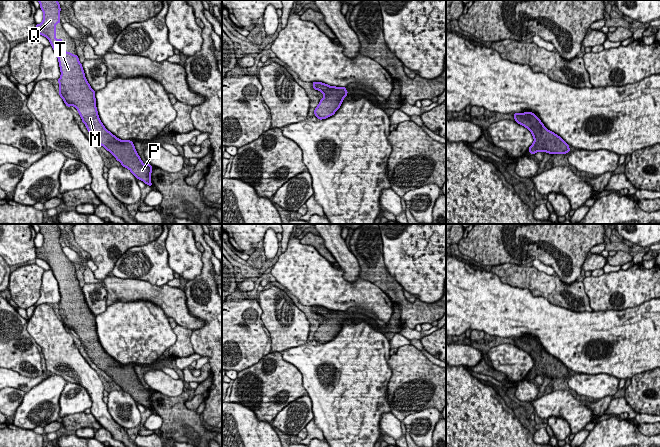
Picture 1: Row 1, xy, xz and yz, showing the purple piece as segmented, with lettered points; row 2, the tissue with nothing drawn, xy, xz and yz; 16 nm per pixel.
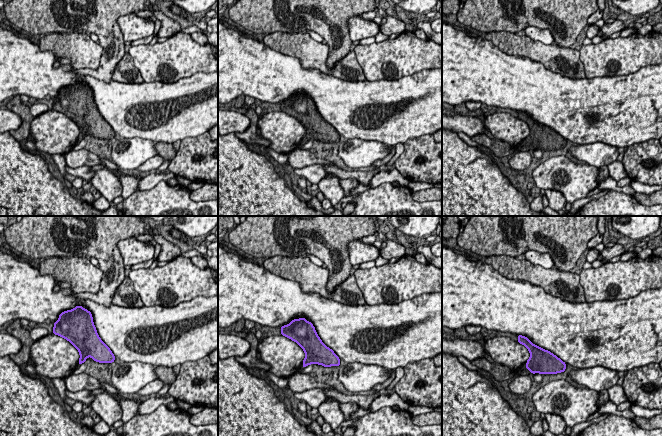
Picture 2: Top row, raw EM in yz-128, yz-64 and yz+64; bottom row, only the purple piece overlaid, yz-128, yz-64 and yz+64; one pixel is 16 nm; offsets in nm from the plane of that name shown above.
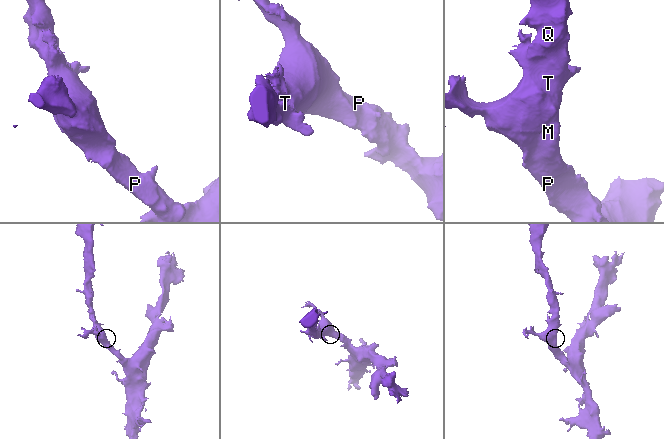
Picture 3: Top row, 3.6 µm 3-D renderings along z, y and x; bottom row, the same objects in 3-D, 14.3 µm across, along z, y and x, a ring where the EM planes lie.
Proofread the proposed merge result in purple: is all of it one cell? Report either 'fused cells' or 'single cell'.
single cell

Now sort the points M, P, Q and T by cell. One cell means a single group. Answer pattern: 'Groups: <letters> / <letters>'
Groups: M P Q T

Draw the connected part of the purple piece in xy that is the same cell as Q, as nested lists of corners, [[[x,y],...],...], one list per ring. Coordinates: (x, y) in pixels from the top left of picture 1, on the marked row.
[[[37,0],[43,11],[43,21],[36,24],[37,34],[46,37],[58,57],[61,76],[59,95],[69,108],[74,106],[85,124],[89,134],[109,151],[121,165],[139,180],[152,187],[152,165],[145,165],[131,140],[121,140],[108,131],[101,122],[96,107],[96,92],[87,82],[79,57],[65,51],[62,38],[56,39],[56,24],[60,20],[58,0]]]

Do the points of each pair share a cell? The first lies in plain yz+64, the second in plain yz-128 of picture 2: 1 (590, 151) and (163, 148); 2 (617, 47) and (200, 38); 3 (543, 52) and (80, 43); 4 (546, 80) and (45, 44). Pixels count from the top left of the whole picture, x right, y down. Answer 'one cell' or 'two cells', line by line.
1: two cells
2: two cells
3: one cell
4: two cells

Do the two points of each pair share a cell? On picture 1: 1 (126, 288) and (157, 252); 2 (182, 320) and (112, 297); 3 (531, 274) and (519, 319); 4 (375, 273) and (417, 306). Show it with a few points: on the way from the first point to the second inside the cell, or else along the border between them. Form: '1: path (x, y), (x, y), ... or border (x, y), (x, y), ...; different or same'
1: border (112, 274), (122, 278), (142, 279), (157, 285); different
2: path (166, 302), (159, 295), (150, 292), (130, 292); same
3: border (504, 282), (527, 288), (534, 295), (548, 299); different
4: path (386, 284), (406, 305); same

